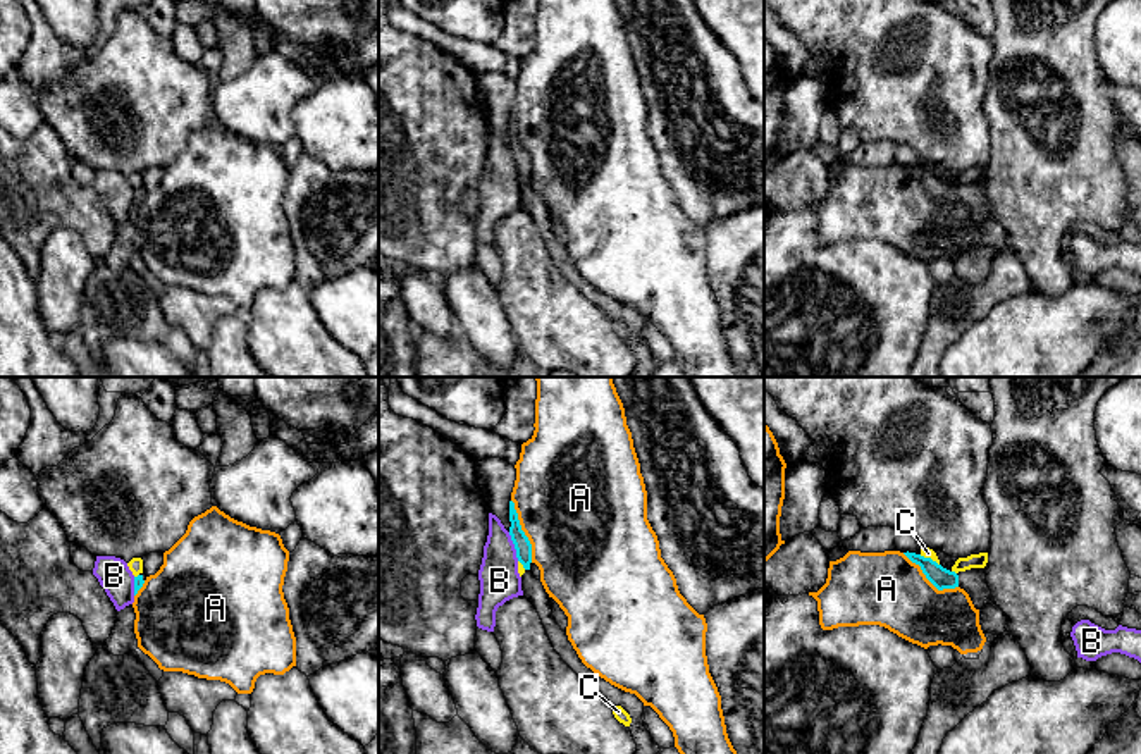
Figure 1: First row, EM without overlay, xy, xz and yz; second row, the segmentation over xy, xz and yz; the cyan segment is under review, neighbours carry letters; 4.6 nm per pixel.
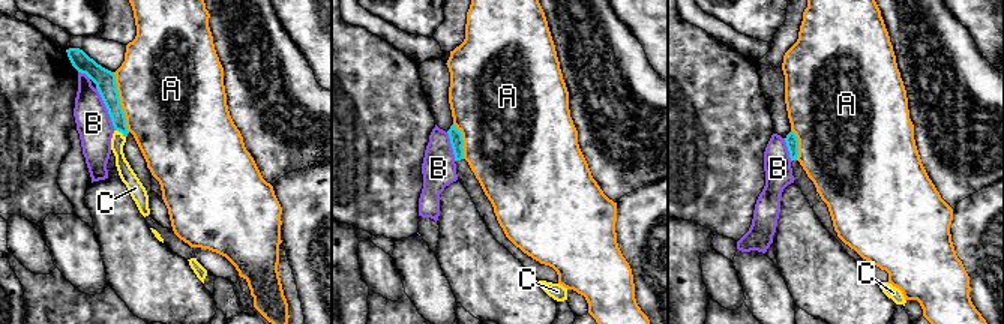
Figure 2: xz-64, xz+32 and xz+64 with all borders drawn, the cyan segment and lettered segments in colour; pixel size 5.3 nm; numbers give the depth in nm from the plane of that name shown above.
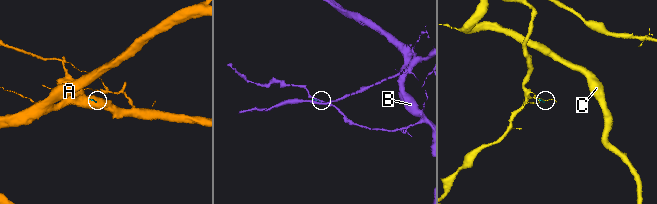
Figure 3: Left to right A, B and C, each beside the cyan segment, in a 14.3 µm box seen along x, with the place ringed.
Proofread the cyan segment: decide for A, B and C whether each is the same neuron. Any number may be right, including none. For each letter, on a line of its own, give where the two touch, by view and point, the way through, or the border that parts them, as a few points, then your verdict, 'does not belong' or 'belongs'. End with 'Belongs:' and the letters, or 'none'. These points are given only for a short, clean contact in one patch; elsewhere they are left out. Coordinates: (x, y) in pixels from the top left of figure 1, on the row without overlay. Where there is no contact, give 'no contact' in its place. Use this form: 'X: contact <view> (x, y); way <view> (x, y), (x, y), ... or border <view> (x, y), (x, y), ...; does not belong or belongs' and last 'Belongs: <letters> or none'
A: contact xz (522, 145); border xz (511, 114), (520, 143), (530, 159), (532, 176); does not belong
B: contact xz (515, 160); does not belong
C: contact yz (954, 186); does not belong
Belongs: none

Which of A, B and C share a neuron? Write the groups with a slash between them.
A / B / C

